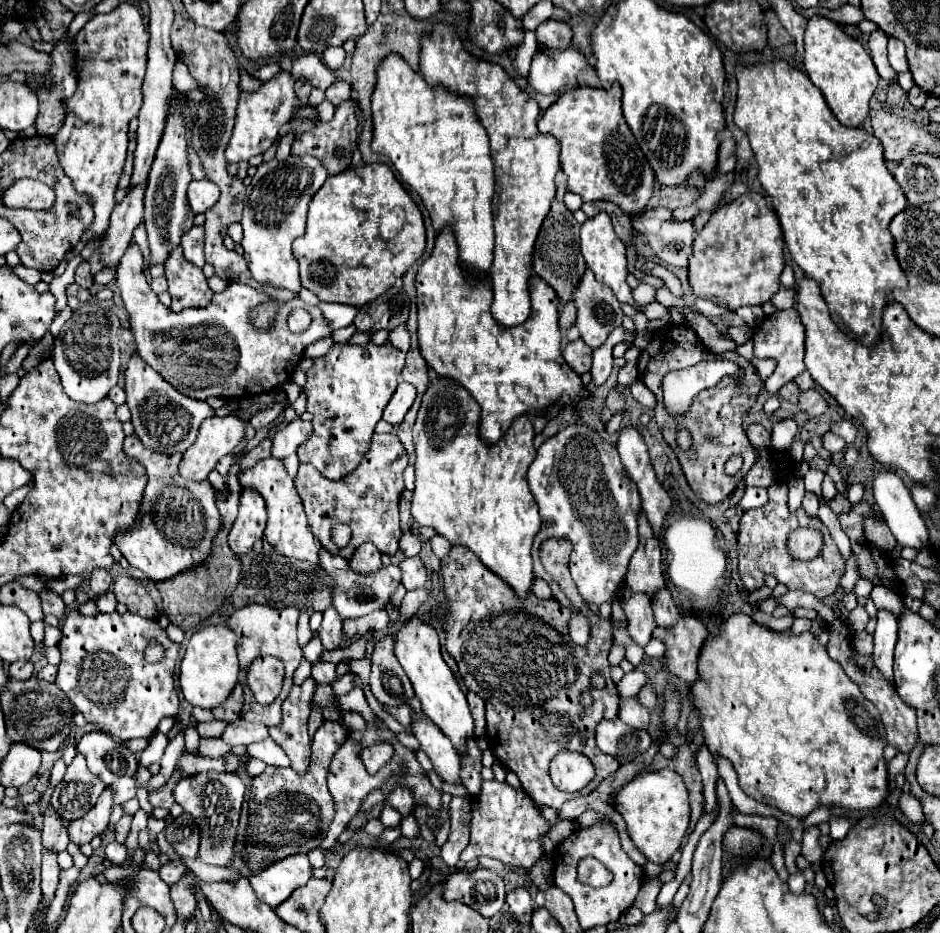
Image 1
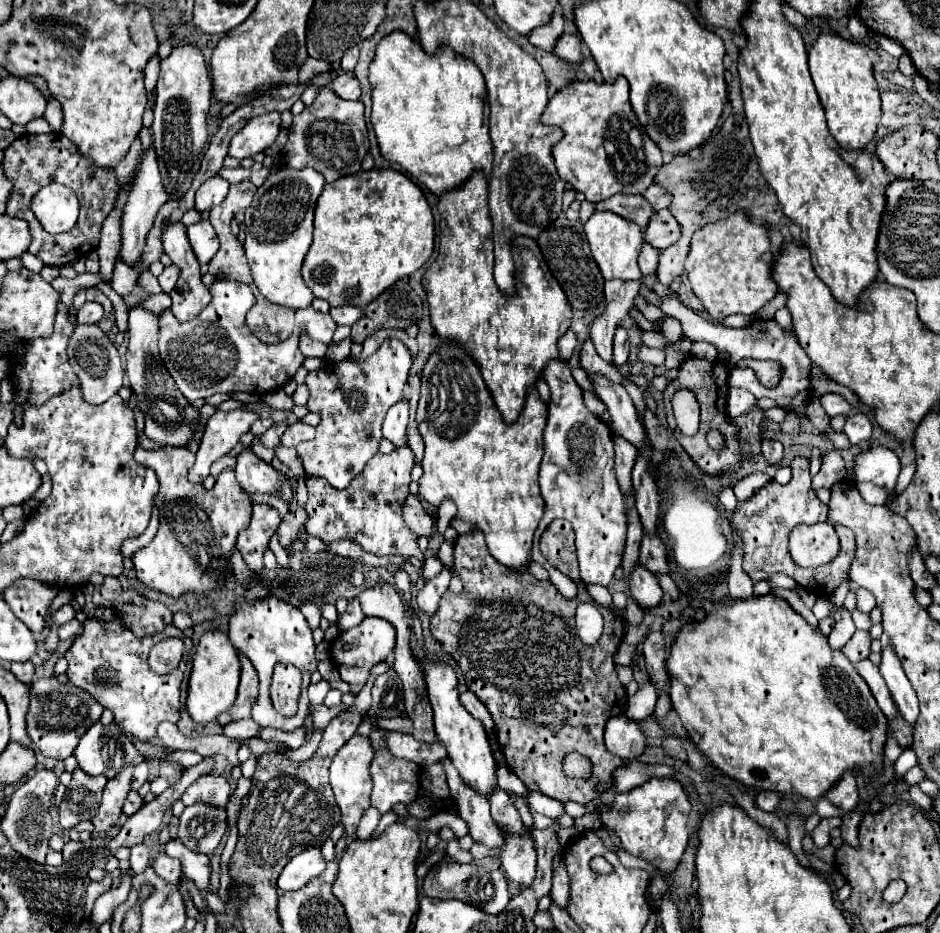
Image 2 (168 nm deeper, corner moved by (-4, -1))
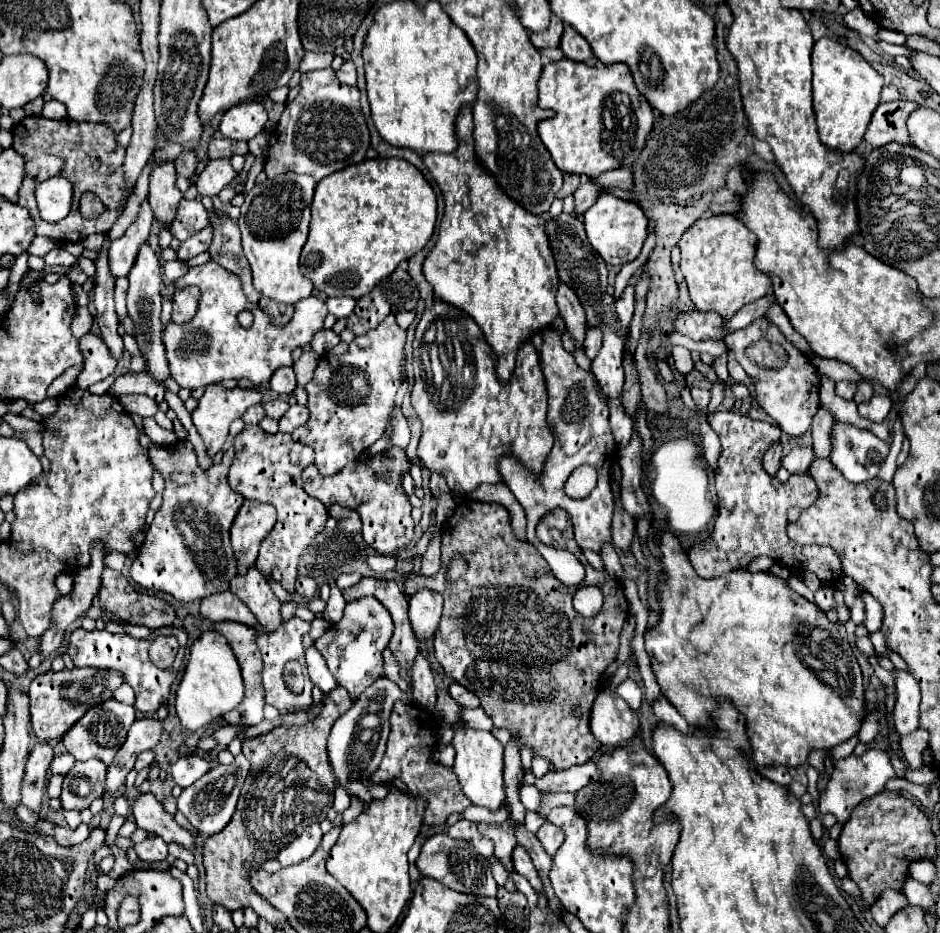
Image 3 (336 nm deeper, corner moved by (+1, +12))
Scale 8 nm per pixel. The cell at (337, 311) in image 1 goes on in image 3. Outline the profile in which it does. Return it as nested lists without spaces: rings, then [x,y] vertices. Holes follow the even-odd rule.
[[[345,296],[345,298],[327,298],[327,308],[337,318],[347,318],[353,312],[355,304],[357,302],[353,298],[349,298],[349,296]]]

